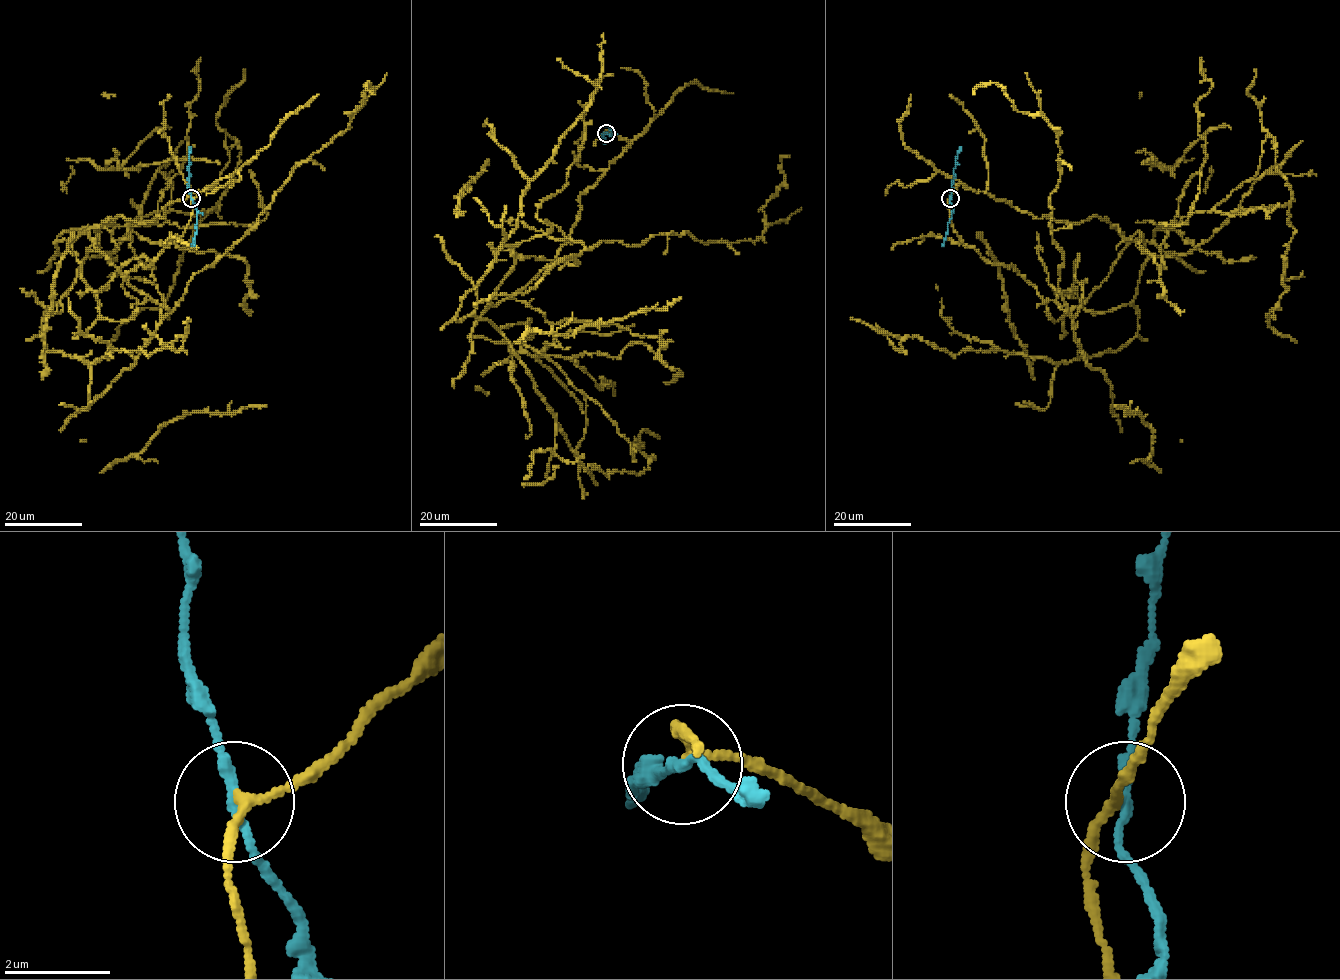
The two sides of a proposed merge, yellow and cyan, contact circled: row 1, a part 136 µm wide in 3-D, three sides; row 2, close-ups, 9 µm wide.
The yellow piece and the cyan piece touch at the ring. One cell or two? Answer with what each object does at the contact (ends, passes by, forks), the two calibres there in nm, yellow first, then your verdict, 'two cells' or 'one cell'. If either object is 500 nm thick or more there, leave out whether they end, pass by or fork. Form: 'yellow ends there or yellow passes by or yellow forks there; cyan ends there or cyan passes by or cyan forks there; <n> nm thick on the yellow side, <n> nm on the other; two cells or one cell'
yellow passes by; cyan passes by; 170 nm thick on the yellow side, 180 nm on the other; two cells

